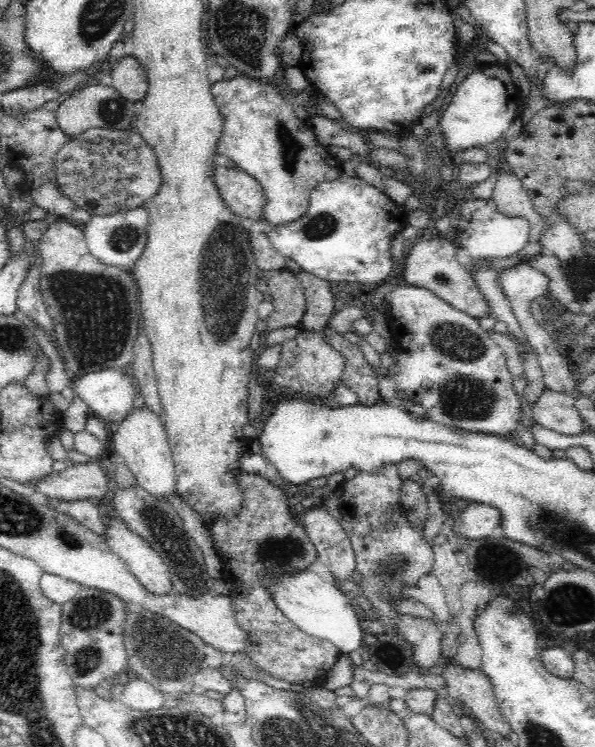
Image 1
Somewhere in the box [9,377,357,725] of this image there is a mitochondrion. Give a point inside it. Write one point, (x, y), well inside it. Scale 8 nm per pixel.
(92, 613)

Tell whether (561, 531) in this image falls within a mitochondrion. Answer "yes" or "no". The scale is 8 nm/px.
yes

